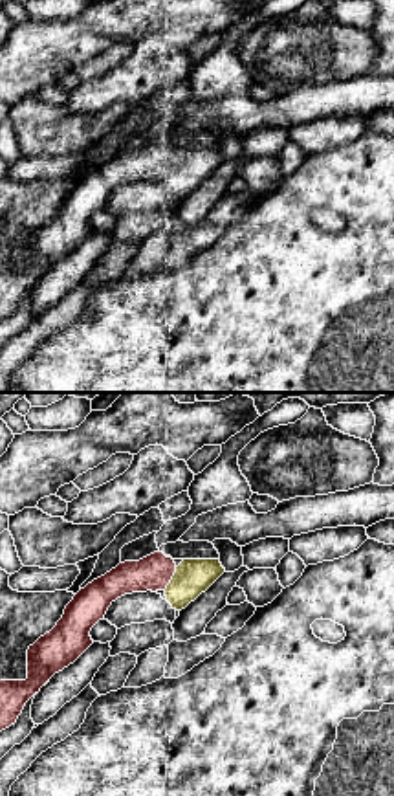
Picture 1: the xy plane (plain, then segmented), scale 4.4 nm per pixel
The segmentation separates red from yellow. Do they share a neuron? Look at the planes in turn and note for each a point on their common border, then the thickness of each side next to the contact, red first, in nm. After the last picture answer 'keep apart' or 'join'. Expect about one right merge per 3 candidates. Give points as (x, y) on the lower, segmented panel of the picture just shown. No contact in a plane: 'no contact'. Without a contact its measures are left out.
contact (171, 578); calibres 160 and 160 nm

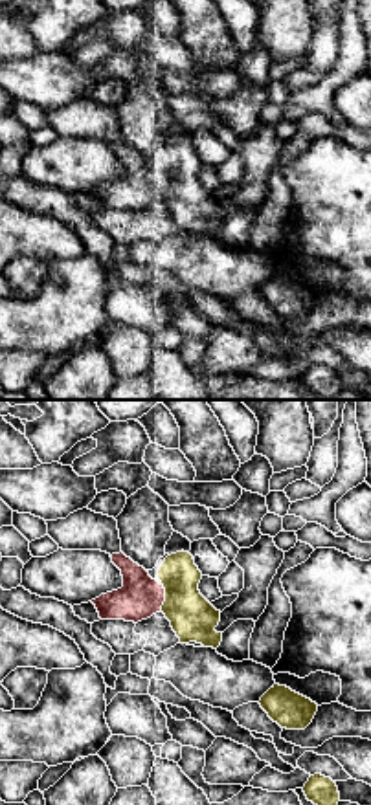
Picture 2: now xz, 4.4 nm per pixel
contact (164, 596); calibres 190 and 200 nm

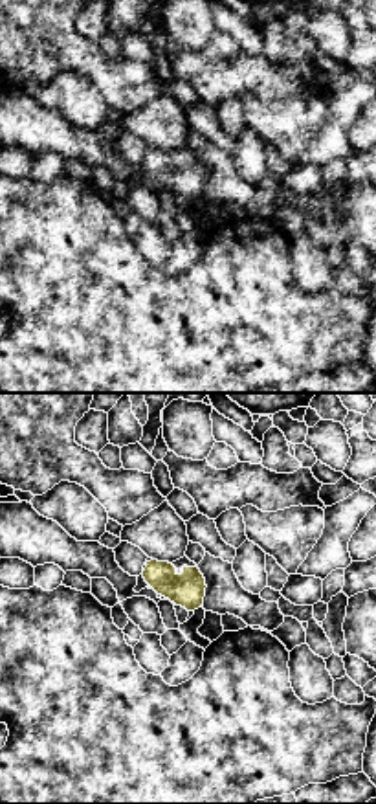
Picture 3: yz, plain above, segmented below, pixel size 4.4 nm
contact (182, 571); calibres 20 and 160 nm

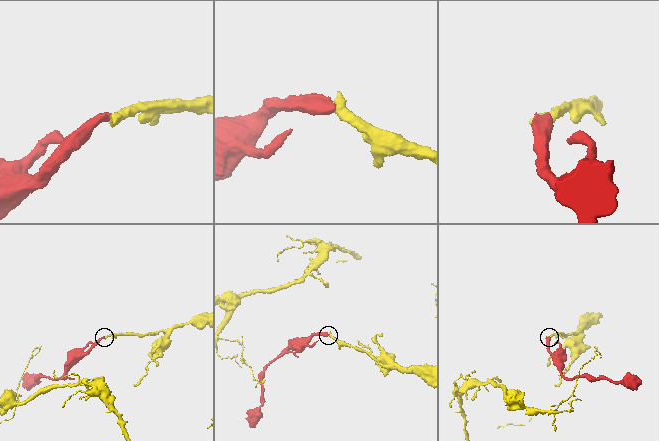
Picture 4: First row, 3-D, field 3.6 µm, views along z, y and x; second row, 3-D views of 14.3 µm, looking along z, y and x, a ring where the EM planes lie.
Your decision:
join

